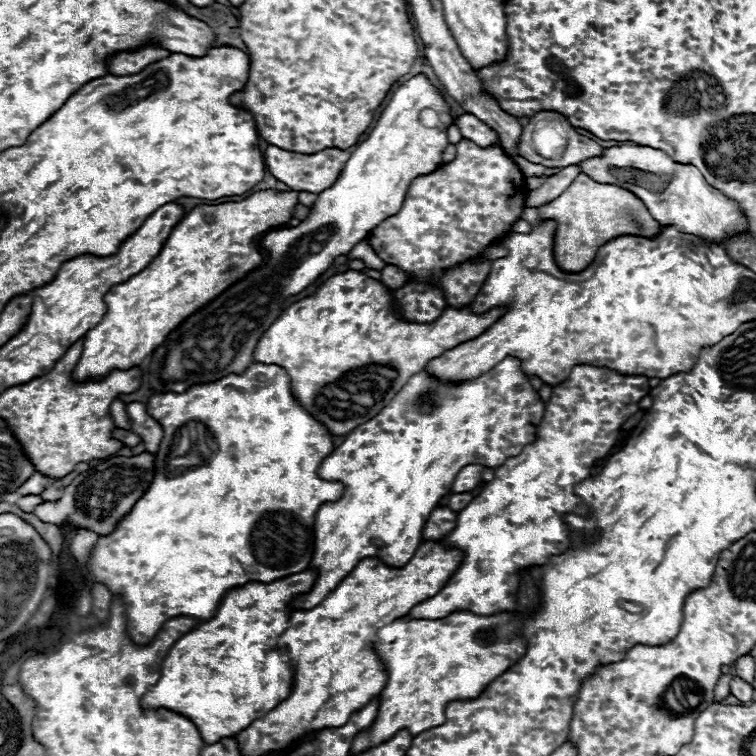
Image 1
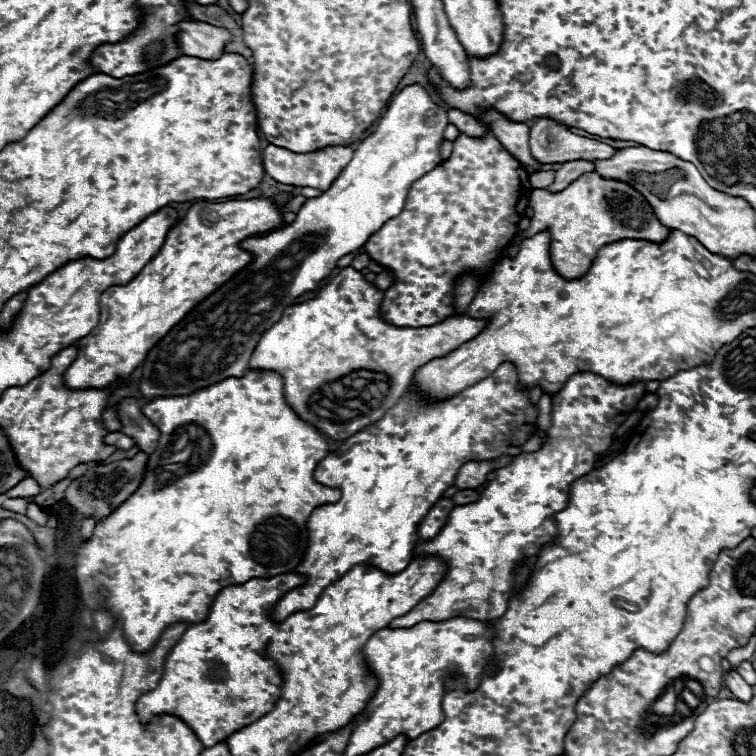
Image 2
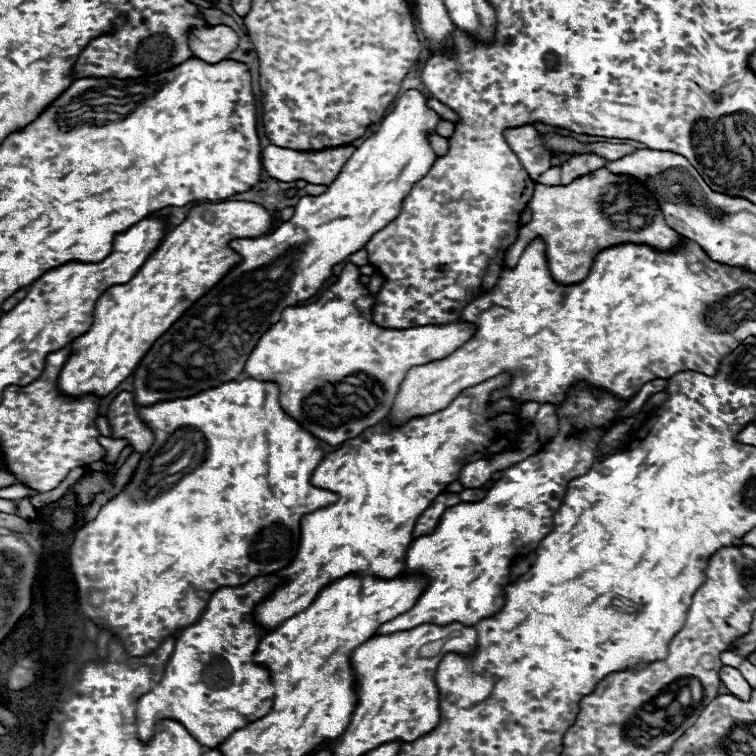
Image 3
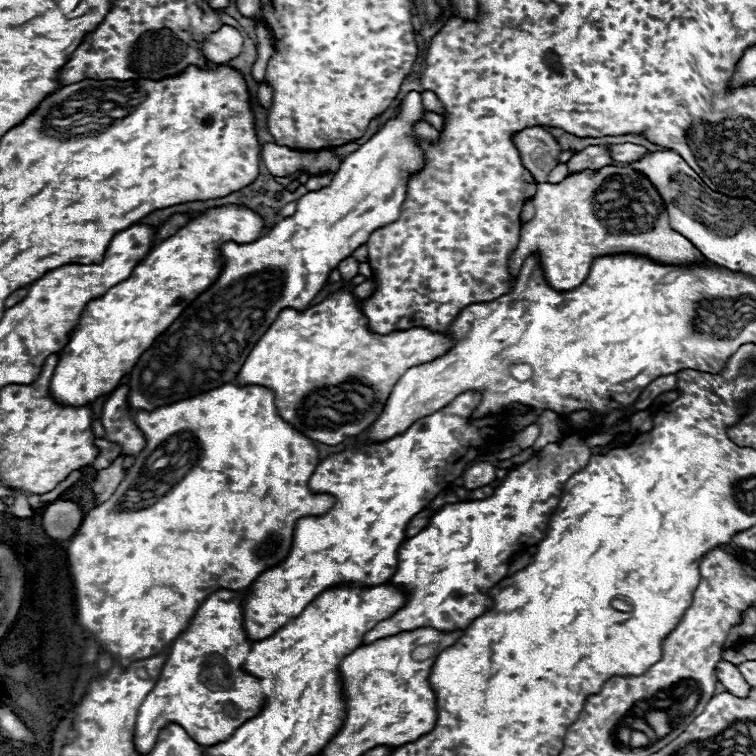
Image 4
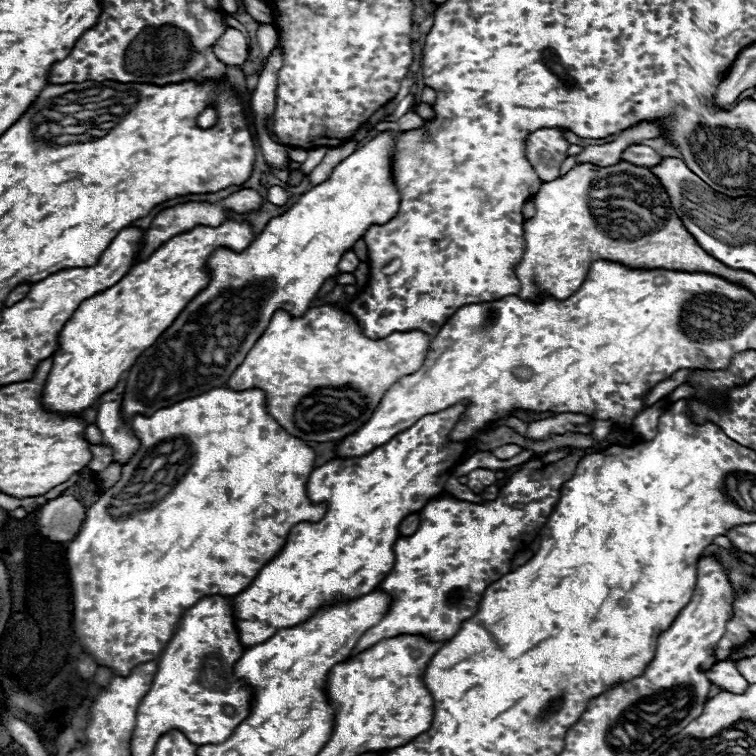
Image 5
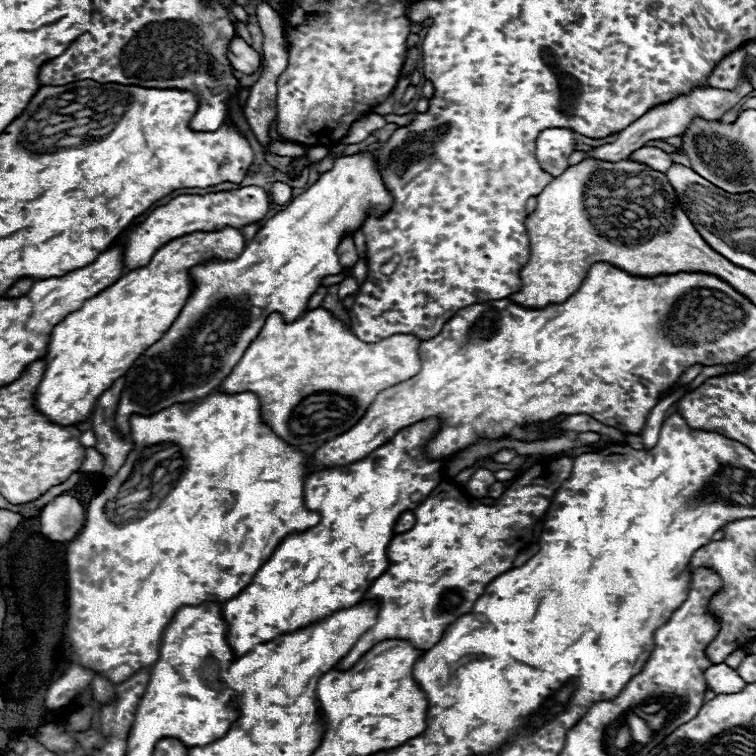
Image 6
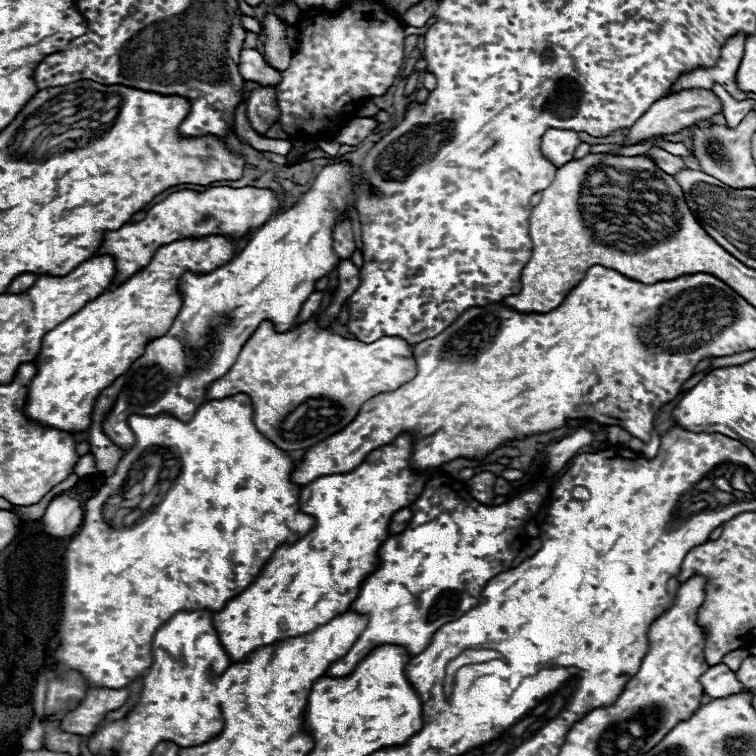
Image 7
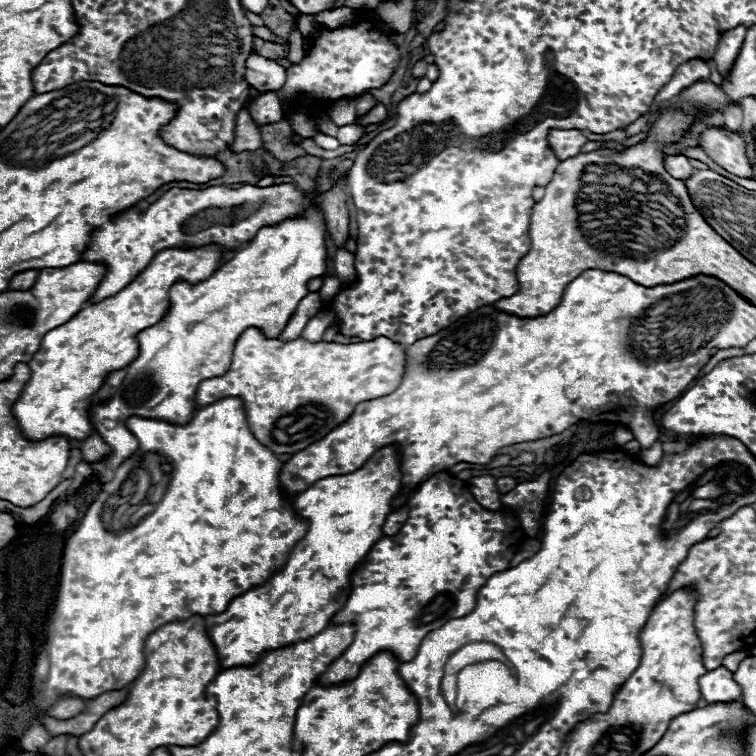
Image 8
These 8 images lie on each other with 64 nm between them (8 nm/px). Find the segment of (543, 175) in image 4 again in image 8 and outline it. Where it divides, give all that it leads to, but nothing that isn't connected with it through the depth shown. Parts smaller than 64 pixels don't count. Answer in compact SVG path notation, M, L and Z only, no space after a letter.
M552 130L548 140L560 160L576 156L580 148L588 142L588 138L580 130Z

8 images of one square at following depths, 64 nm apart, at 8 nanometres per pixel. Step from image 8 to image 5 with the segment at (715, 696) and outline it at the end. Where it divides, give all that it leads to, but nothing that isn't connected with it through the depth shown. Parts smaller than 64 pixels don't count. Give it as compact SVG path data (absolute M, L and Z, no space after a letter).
M716 662L708 672L708 680L716 684L724 692L744 692L748 688L748 682L742 678L742 674L736 670L734 662Z

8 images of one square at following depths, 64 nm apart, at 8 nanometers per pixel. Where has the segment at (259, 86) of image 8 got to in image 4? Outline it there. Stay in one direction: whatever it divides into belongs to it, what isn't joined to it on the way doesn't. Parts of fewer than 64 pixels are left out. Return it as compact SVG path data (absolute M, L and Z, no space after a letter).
M224 24L220 32L214 32L208 38L208 44L204 44L204 54L214 64L228 64L242 52L242 44L244 44L242 34L236 28Z

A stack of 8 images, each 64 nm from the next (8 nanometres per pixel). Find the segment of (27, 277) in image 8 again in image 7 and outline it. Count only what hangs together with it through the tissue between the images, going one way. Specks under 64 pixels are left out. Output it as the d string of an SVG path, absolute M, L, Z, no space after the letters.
M20 274L12 280L12 284L8 286L8 294L20 294L20 292L26 292L32 284L36 282L36 274Z

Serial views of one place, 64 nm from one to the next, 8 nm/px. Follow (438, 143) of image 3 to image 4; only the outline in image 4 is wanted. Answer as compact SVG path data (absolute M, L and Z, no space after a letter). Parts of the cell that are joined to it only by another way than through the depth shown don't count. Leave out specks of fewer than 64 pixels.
M420 121L413 127L414 131L418 136L426 141L434 144L438 141L439 132L430 126L426 121Z

